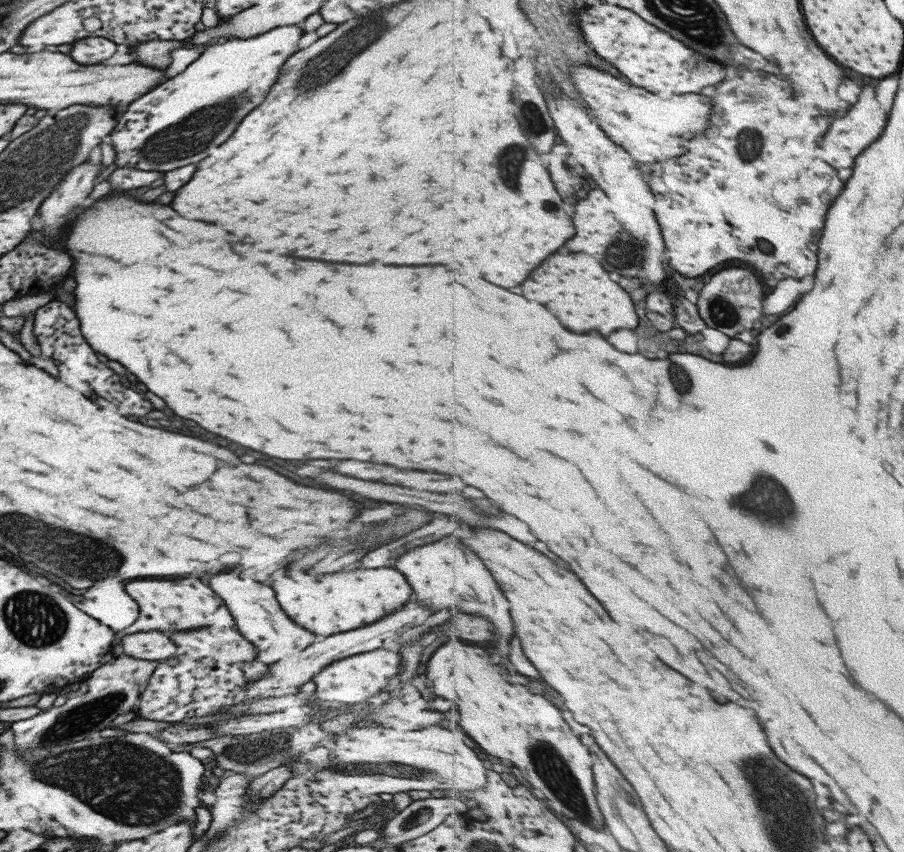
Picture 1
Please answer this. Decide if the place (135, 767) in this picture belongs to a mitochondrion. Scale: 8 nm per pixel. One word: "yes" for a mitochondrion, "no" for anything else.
yes

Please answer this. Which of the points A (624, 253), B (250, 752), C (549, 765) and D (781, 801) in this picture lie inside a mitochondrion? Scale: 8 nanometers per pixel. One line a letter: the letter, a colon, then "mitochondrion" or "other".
A: mitochondrion
B: mitochondrion
C: mitochondrion
D: mitochondrion

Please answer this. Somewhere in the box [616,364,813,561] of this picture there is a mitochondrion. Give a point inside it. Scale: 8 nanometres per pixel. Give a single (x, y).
(765, 499)

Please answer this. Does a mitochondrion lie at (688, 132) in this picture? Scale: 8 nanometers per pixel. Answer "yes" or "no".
no

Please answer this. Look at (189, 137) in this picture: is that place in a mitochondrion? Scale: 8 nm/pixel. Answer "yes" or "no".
yes

